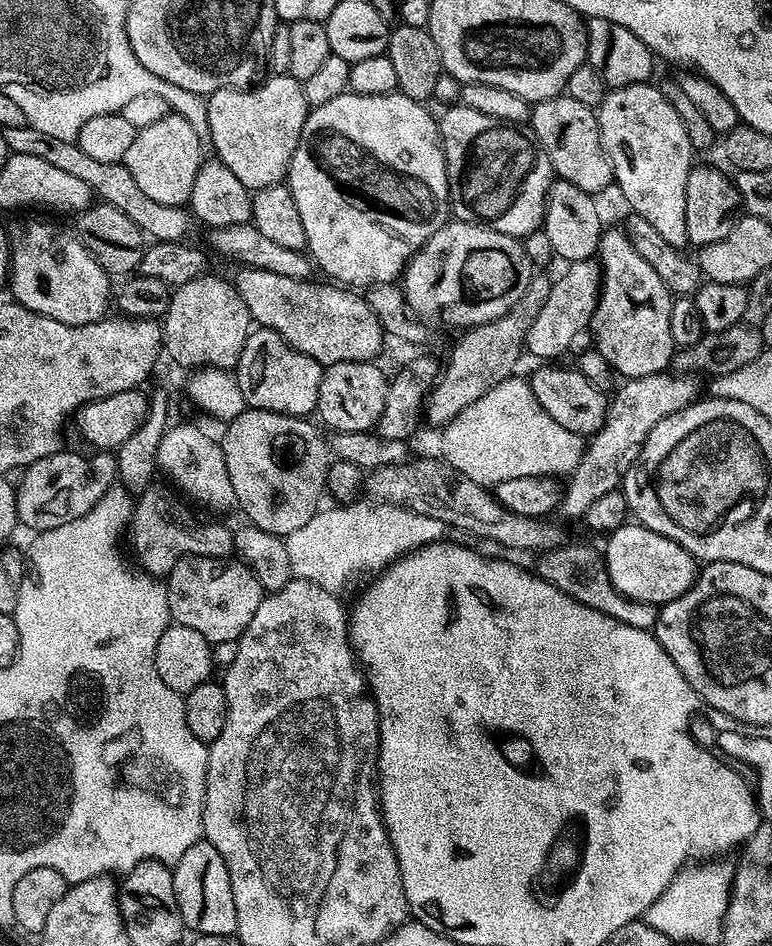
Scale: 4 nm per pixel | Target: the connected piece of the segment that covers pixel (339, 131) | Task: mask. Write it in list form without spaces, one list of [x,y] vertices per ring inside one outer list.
[[[343,92],[338,98],[334,98],[331,102],[326,102],[326,106],[318,106],[311,109],[306,118],[306,122],[302,126],[302,134],[298,138],[298,146],[294,150],[294,158],[290,162],[288,167],[288,175],[286,177],[286,186],[292,192],[294,198],[294,206],[298,206],[298,214],[302,218],[302,230],[306,230],[306,252],[309,257],[314,261],[315,267],[320,268],[325,272],[325,277],[331,278],[333,281],[339,282],[344,286],[355,286],[357,289],[364,290],[371,285],[376,284],[391,284],[401,279],[402,273],[409,260],[412,259],[412,255],[421,248],[427,240],[439,230],[439,228],[449,223],[450,220],[450,205],[448,203],[448,175],[446,174],[446,162],[444,161],[444,150],[440,142],[440,130],[438,127],[437,117],[431,116],[427,112],[425,105],[419,100],[411,100],[408,96],[402,96],[399,94],[393,94],[391,96],[363,96],[362,94],[354,94],[353,92]]]

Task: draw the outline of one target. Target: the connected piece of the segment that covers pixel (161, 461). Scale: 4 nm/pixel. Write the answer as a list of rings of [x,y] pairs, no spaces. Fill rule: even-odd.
[[[173,423],[165,432],[162,442],[158,442],[156,462],[159,471],[165,472],[173,480],[171,483],[189,501],[197,500],[202,507],[213,508],[216,512],[228,512],[237,507],[233,483],[230,482],[226,470],[226,459],[223,458],[221,445],[215,439],[212,441],[202,429],[195,428],[192,424]]]

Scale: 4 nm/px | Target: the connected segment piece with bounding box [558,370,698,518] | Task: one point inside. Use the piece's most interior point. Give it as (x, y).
(642, 402)

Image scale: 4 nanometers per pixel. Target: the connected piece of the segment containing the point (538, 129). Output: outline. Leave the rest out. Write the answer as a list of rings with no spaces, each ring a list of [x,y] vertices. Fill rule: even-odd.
[[[567,94],[539,101],[530,112],[530,132],[540,149],[550,158],[553,173],[582,190],[599,194],[613,187],[612,163],[600,141],[600,127],[595,111]]]

